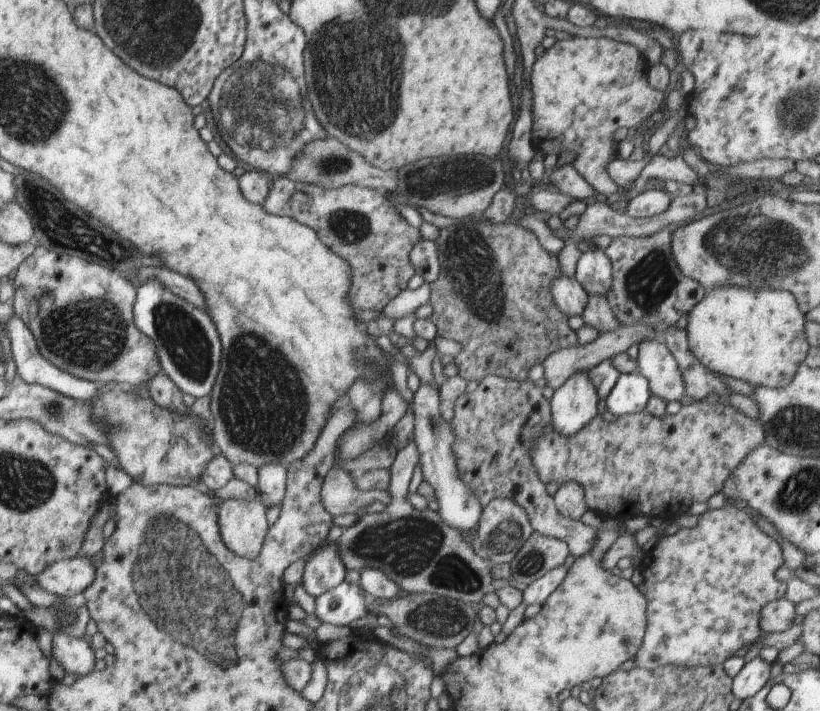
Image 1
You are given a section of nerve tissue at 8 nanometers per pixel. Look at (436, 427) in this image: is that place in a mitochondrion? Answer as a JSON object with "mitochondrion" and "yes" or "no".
{"mitochondrion":"yes"}

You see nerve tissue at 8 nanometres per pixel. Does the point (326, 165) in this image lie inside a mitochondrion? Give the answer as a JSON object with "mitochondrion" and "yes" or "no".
{"mitochondrion":"yes"}

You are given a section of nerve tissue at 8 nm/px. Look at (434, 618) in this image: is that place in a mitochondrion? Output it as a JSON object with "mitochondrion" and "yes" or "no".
{"mitochondrion":"yes"}

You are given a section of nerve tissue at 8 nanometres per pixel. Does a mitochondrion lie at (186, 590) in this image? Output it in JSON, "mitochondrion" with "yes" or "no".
{"mitochondrion":"yes"}

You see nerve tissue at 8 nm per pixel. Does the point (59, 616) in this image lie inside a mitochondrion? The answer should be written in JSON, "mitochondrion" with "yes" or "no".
{"mitochondrion":"yes"}

